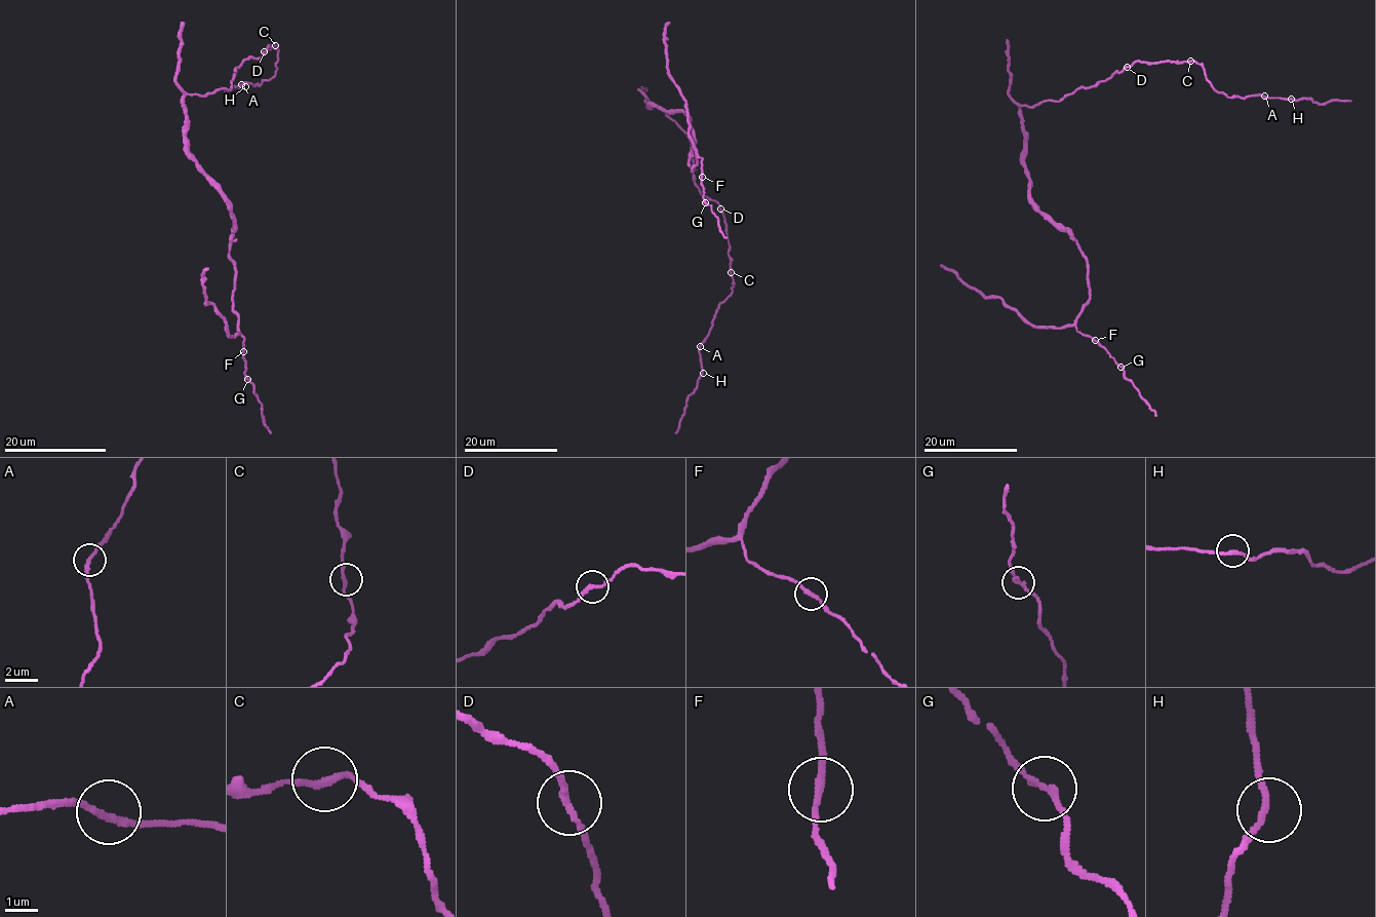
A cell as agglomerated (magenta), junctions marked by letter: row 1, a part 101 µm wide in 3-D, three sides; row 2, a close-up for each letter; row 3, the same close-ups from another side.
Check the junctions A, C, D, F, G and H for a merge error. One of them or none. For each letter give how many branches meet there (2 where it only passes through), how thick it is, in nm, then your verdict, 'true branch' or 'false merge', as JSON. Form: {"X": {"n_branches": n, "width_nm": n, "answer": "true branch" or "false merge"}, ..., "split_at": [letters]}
{"A": {"n_branches": 2, "width_nm": 200, "answer": "true branch"}, "C": {"n_branches": 2, "width_nm": 200, "answer": "true branch"}, "D": {"n_branches": 2, "width_nm": 200, "answer": "true branch"}, "F": {"n_branches": 2, "width_nm": 200, "answer": "true branch"}, "G": {"n_branches": 2, "width_nm": 200, "answer": "true branch"}, "H": {"n_branches": 2, "width_nm": 200, "answer": "true branch"}, "split_at": []}

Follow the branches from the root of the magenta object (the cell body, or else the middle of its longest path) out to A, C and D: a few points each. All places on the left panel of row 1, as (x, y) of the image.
A: (185, 97), (230, 89), (233, 71), (245, 60), (259, 59), (275, 45), (275, 74), (259, 85), (241, 84)
C: (185, 97), (230, 89), (233, 71), (245, 60), (259, 59), (269, 45), (275, 45)
D: (185, 97), (230, 89), (233, 71), (245, 60), (259, 59), (264, 51)

